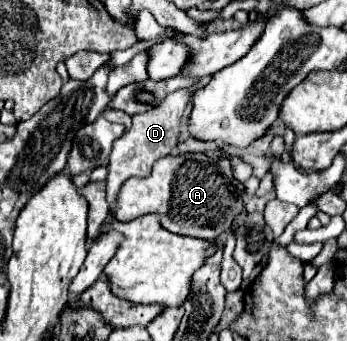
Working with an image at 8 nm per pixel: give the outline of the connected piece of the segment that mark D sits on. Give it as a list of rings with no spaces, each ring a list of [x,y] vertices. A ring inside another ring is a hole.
[[[194,87],[188,89],[178,89],[170,95],[166,95],[166,99],[140,115],[132,115],[132,127],[126,135],[118,137],[114,141],[114,149],[110,155],[110,165],[108,165],[108,203],[110,207],[114,207],[116,203],[116,195],[122,187],[122,183],[130,177],[146,177],[152,171],[152,165],[160,159],[166,157],[174,147],[176,147],[176,139],[178,139],[178,127],[180,127],[180,117],[184,113],[184,107],[188,103],[188,99],[192,97]]]

